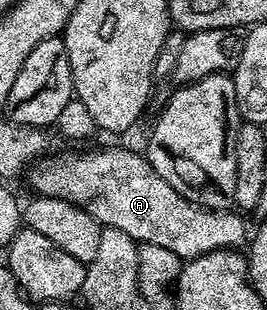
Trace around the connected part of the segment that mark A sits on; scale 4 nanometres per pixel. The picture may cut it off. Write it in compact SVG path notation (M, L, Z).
M106 147L103 151L66 151L60 157L52 156L30 165L33 194L66 199L82 207L102 227L120 229L139 245L160 245L160 249L172 249L183 261L189 261L204 253L238 249L247 242L248 231L246 235L241 214L233 210L210 211L189 203L152 169L145 154L137 155L126 147Z

